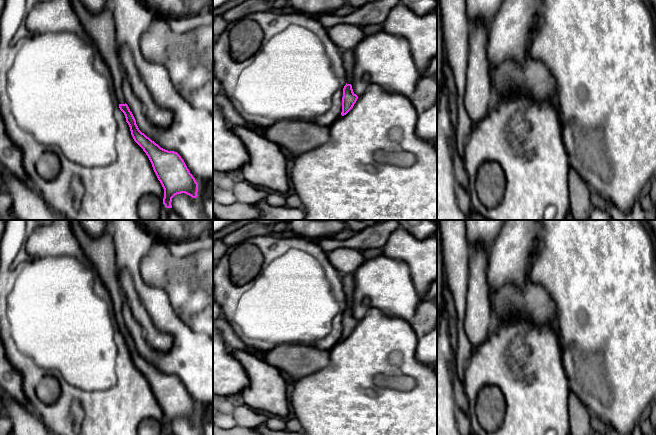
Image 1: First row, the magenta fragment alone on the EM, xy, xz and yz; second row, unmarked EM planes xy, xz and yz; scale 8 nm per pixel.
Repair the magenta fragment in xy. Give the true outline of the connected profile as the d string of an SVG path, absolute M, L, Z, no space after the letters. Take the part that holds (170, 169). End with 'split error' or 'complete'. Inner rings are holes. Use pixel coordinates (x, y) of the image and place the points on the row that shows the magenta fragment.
M71 0L74 12L87 35L94 41L98 52L110 70L113 93L124 113L134 141L148 156L153 170L164 189L163 204L168 212L168 220L182 220L172 209L172 198L185 193L196 198L198 183L187 168L181 156L174 151L161 148L144 133L142 133L130 111L123 93L125 72L117 54L116 30L111 6L92 13L88 11L81 0Z | split error

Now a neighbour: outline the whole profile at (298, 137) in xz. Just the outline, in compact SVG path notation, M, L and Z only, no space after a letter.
M311 120L279 121L265 128L264 136L286 148L296 158L328 142L330 127L320 126Z

